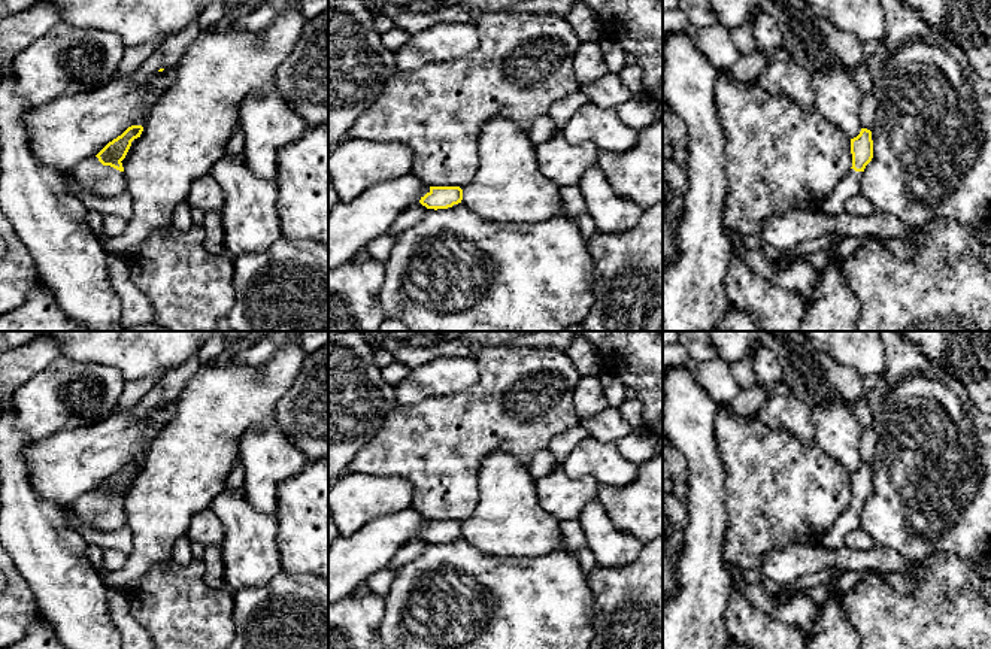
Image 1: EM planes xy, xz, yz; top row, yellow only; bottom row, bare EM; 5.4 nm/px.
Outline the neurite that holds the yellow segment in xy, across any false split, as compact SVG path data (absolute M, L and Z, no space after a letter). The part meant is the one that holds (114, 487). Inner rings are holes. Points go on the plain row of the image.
M142 460L128 461L121 470L109 476L97 489L81 495L72 506L78 518L97 531L116 531L127 525L122 494L131 476L140 471Z

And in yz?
M861 463L860 468L851 473L852 501L848 509L837 516L831 528L822 536L818 545L827 549L845 546L846 536L860 527L861 509L873 492L872 465Z

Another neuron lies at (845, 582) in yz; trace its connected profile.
M846 570L831 582L831 586L846 594L869 574L879 574L898 594L913 595L918 591L918 583L907 573L876 573L870 570Z

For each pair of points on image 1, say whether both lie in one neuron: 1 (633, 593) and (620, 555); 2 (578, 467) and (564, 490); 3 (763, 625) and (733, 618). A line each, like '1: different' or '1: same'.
1: different
2: different
3: same

